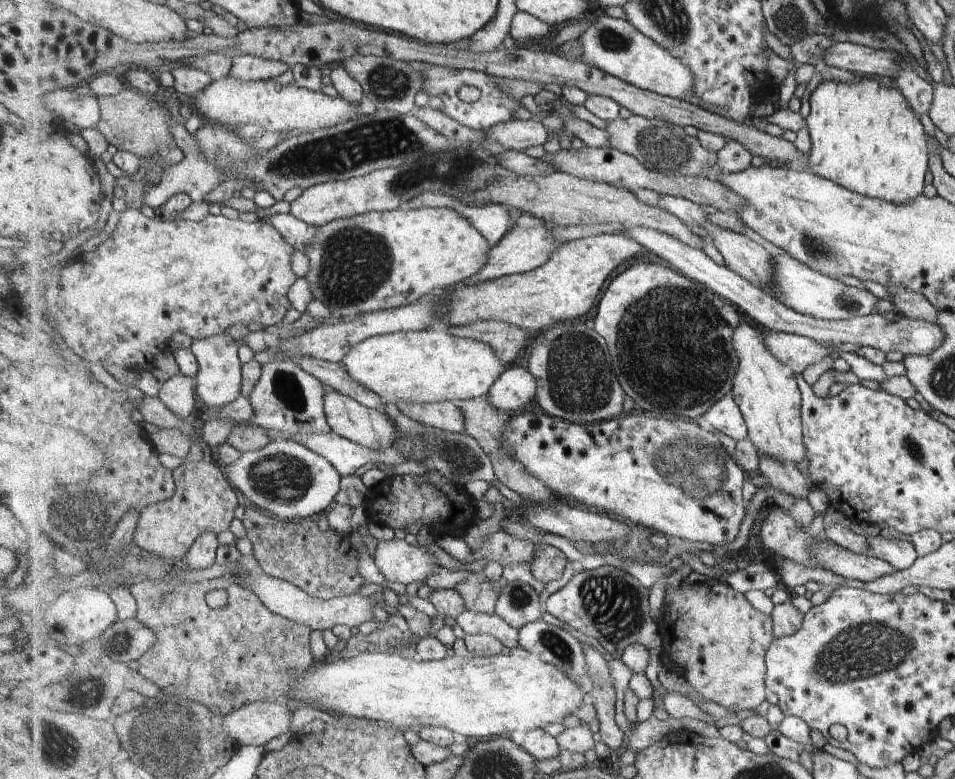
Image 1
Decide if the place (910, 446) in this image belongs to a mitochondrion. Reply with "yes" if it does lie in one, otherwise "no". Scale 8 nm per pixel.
yes

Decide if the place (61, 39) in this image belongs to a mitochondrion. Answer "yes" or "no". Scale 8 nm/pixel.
no

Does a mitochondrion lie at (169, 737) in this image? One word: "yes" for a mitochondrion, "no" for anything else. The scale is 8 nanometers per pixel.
yes

